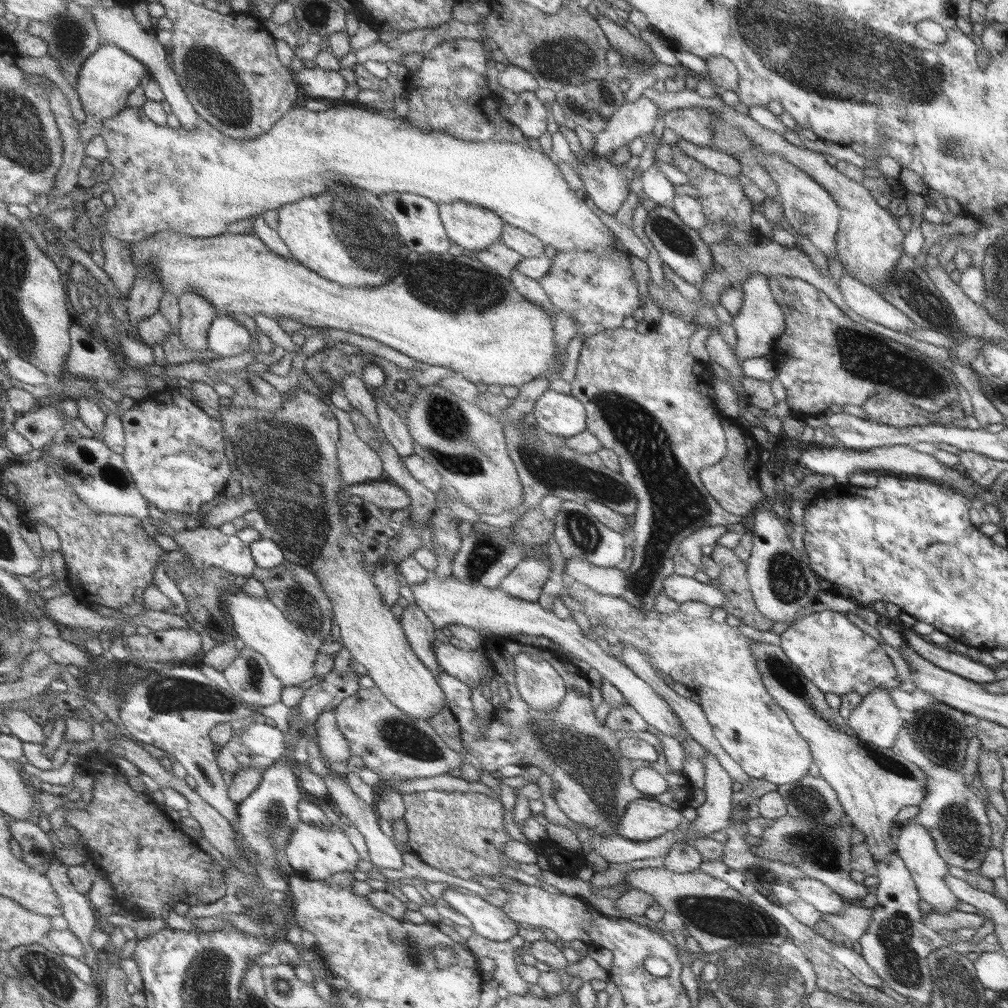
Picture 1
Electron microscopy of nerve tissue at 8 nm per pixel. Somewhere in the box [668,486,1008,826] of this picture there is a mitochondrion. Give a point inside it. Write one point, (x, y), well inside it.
(938, 733)

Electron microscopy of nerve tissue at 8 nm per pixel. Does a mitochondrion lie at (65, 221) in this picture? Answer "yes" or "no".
no

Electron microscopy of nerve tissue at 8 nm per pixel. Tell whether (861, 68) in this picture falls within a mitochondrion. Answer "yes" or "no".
yes

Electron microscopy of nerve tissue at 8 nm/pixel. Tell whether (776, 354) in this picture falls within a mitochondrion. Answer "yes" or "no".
no

